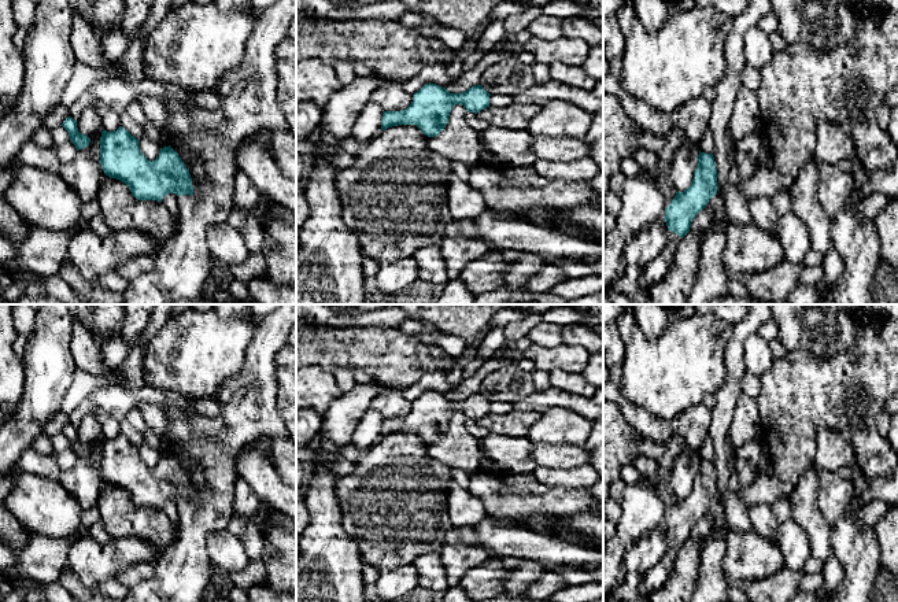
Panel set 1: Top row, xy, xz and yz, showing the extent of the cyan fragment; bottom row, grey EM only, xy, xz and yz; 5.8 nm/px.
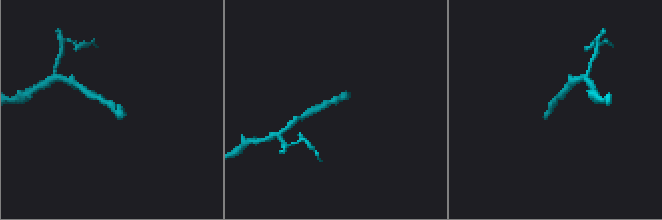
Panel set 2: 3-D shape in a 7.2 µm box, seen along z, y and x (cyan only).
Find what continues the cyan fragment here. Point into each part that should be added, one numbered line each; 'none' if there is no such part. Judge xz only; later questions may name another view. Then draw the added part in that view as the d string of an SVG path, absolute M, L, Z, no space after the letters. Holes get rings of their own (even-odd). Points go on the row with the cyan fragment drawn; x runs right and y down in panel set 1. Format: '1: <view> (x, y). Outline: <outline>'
none

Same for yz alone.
1: yz (654, 272). Outline: M668 230L668 243L665 244L662 252L651 263L648 263L642 273L640 288L644 296L647 296L654 284L661 281L668 274L680 240L680 236L672 230Z

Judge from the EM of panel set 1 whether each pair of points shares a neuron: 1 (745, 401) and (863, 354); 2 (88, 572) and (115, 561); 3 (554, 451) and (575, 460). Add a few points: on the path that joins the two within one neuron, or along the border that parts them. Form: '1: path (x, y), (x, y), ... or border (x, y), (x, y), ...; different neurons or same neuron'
1: border (756, 399), (761, 431); different neurons
2: path (95, 565), (108, 561); same neuron
3: path (560, 457), (569, 457); same neuron

